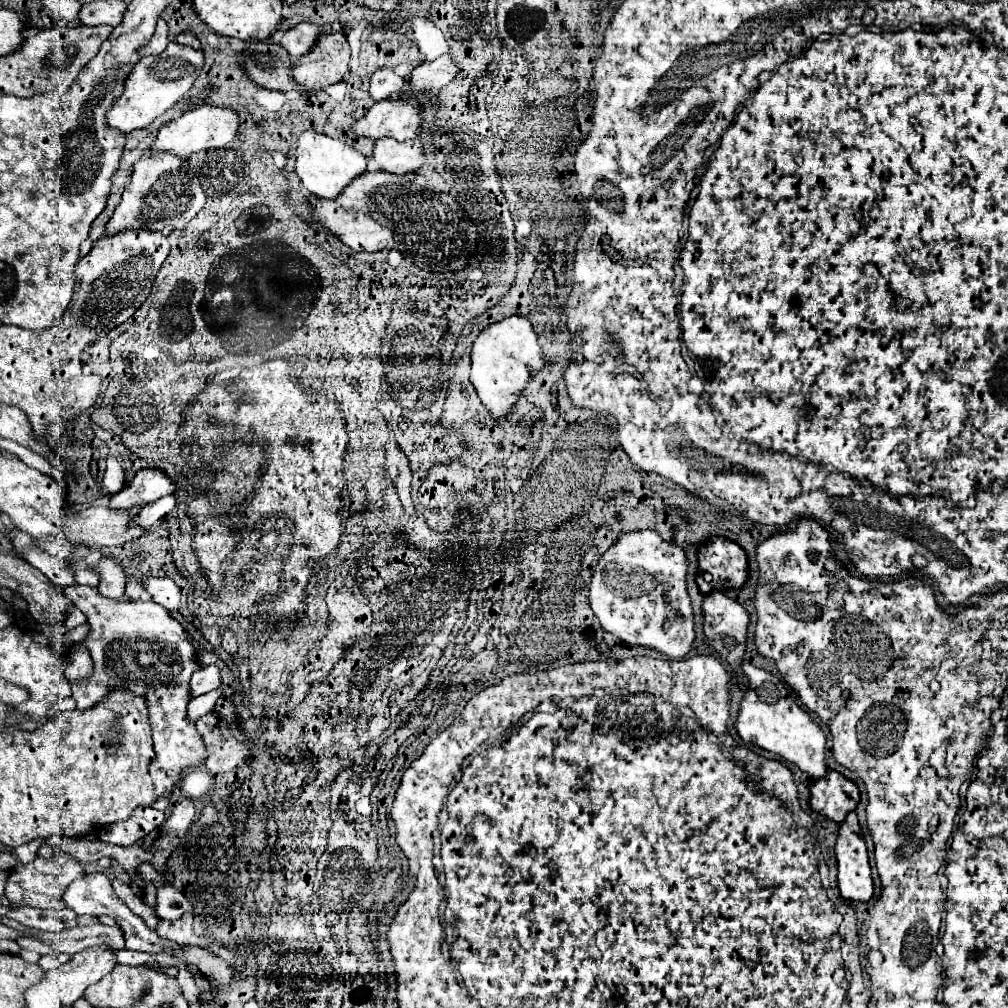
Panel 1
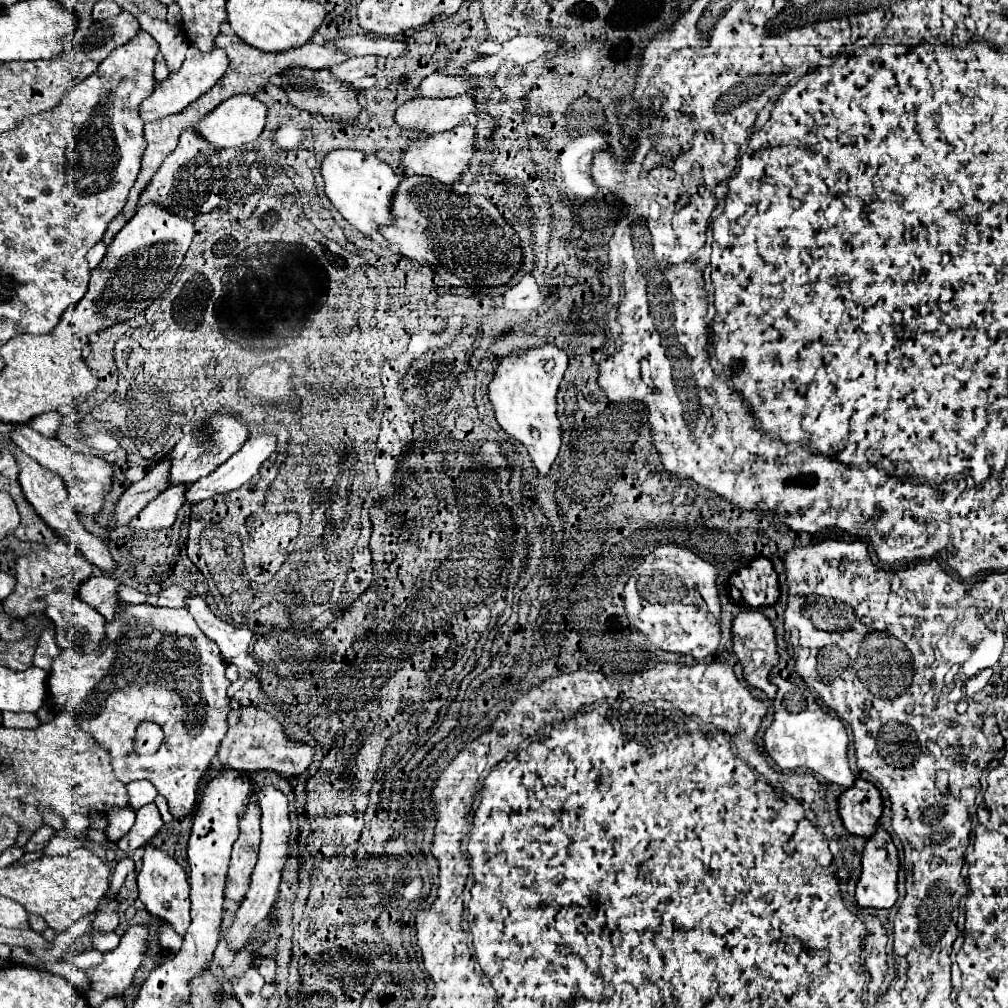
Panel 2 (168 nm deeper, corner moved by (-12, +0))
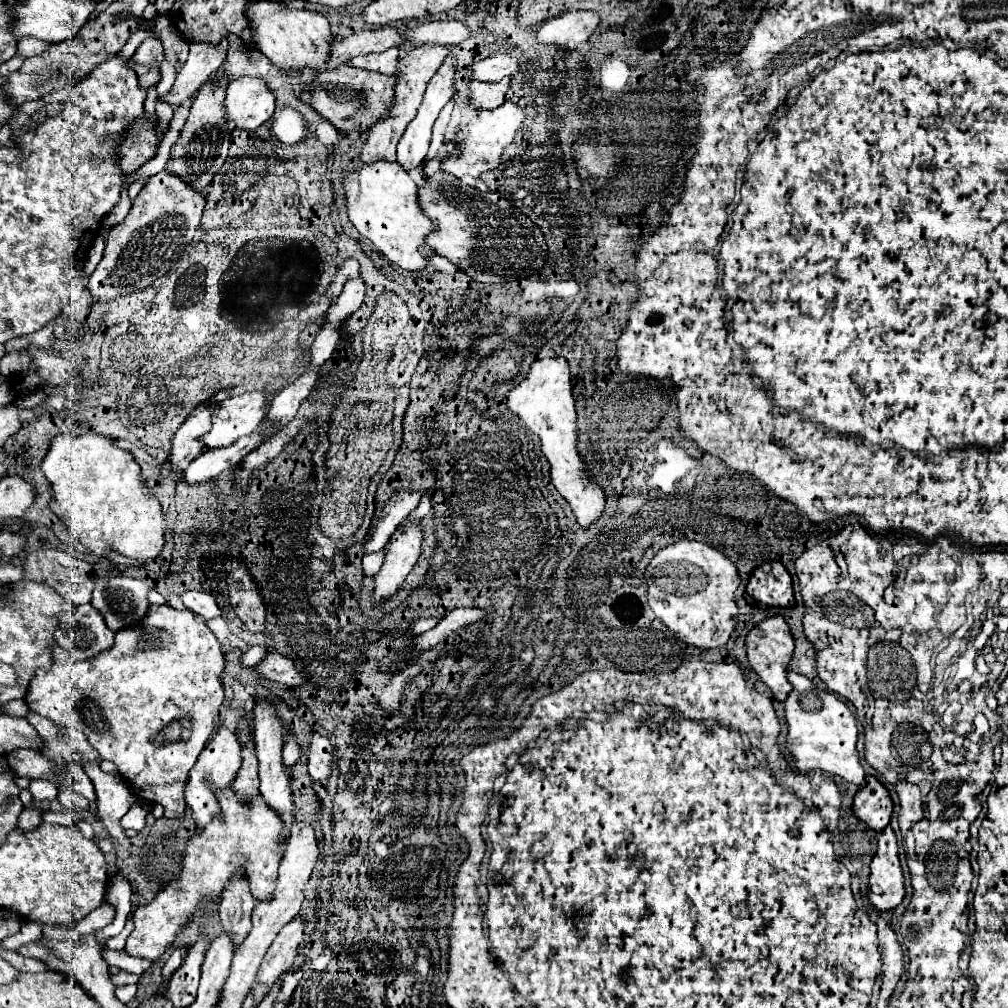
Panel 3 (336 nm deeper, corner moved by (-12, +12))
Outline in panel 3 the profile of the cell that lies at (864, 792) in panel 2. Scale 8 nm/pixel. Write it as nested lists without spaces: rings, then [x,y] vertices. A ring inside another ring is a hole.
[[[872,775],[854,797],[854,815],[874,831],[884,831],[892,817],[892,799],[888,789]]]

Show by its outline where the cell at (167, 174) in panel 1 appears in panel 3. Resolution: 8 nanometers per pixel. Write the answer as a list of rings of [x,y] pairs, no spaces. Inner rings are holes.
[[[220,71],[220,73],[212,75],[212,79],[208,79],[208,83],[204,87],[200,87],[198,95],[192,101],[190,117],[188,117],[186,125],[182,127],[178,141],[174,143],[174,155],[168,159],[168,165],[166,165],[168,171],[180,175],[180,179],[184,179],[188,185],[196,187],[198,191],[204,191],[210,185],[212,177],[220,171],[220,167],[228,155],[228,145],[230,145],[230,135],[234,131],[234,125],[226,117],[224,99],[226,99],[226,87],[230,81],[232,81],[232,75]]]

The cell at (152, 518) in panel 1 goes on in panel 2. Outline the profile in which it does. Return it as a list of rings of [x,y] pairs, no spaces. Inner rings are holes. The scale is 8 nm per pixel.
[[[268,433],[252,435],[242,445],[242,449],[236,455],[232,455],[226,463],[222,463],[212,475],[192,483],[186,489],[186,503],[194,505],[216,493],[238,489],[260,469],[262,461],[266,461],[272,455],[274,447],[276,447],[274,435]]]

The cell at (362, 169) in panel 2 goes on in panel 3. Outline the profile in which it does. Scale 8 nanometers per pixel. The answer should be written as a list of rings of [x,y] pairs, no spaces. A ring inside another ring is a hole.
[[[398,163],[362,165],[362,171],[344,175],[348,199],[348,217],[362,237],[366,237],[382,257],[404,271],[422,271],[428,267],[432,249],[426,249],[426,235],[436,231],[436,223],[424,215],[418,205],[418,187]]]

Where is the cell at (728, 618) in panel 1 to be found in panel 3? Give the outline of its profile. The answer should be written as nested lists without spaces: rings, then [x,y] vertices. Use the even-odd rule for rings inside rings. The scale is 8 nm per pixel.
[[[776,615],[776,617],[768,617],[768,619],[760,621],[756,625],[756,629],[752,629],[746,637],[746,653],[748,653],[750,667],[772,689],[772,695],[778,701],[784,701],[792,691],[792,685],[786,679],[786,671],[788,671],[790,659],[794,655],[794,637],[790,633],[790,627],[788,627],[786,619],[782,615]]]

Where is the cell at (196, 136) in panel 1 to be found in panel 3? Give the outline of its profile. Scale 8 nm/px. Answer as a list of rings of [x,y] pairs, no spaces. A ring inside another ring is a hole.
[[[238,77],[228,85],[224,107],[238,129],[258,129],[274,115],[274,93],[262,77]]]

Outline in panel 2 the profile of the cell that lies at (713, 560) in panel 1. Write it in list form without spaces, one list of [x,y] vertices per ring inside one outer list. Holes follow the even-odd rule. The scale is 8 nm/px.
[[[766,557],[752,559],[746,567],[734,571],[728,581],[742,593],[746,605],[760,607],[776,603],[780,589],[772,561]]]

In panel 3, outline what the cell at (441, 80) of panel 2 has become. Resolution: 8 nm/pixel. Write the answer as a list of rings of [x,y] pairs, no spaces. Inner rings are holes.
[[[494,55],[468,67],[478,81],[496,81],[502,77],[516,75],[520,71],[520,59],[510,55]]]

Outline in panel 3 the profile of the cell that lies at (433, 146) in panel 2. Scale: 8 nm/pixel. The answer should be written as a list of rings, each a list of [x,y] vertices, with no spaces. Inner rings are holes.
[[[506,101],[498,109],[480,111],[478,119],[466,127],[464,145],[458,147],[458,155],[446,157],[442,161],[442,169],[446,173],[458,177],[458,179],[464,179],[464,177],[478,179],[482,173],[496,169],[498,163],[500,163],[500,157],[502,157],[502,149],[508,147],[514,141],[518,129],[524,125],[524,119],[526,119],[524,109],[518,107],[518,105],[514,105],[512,101]]]

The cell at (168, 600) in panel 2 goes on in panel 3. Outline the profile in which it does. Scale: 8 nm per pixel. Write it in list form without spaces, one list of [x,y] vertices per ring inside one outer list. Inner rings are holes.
[[[190,591],[190,593],[192,593],[192,595],[186,595],[186,593],[182,595],[182,597],[186,597],[186,599],[182,599],[184,605],[186,605],[188,601],[192,601],[192,609],[190,609],[190,611],[198,613],[198,615],[204,617],[206,621],[208,621],[208,619],[214,619],[214,617],[220,615],[220,609],[218,609],[216,599],[214,599],[212,595],[202,593],[202,591]]]

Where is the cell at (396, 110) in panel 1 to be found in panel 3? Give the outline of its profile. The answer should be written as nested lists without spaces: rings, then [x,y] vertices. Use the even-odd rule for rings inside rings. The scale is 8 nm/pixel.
[[[504,77],[496,83],[472,81],[470,83],[470,105],[476,109],[496,109],[506,101],[506,93],[510,87],[510,77]]]

